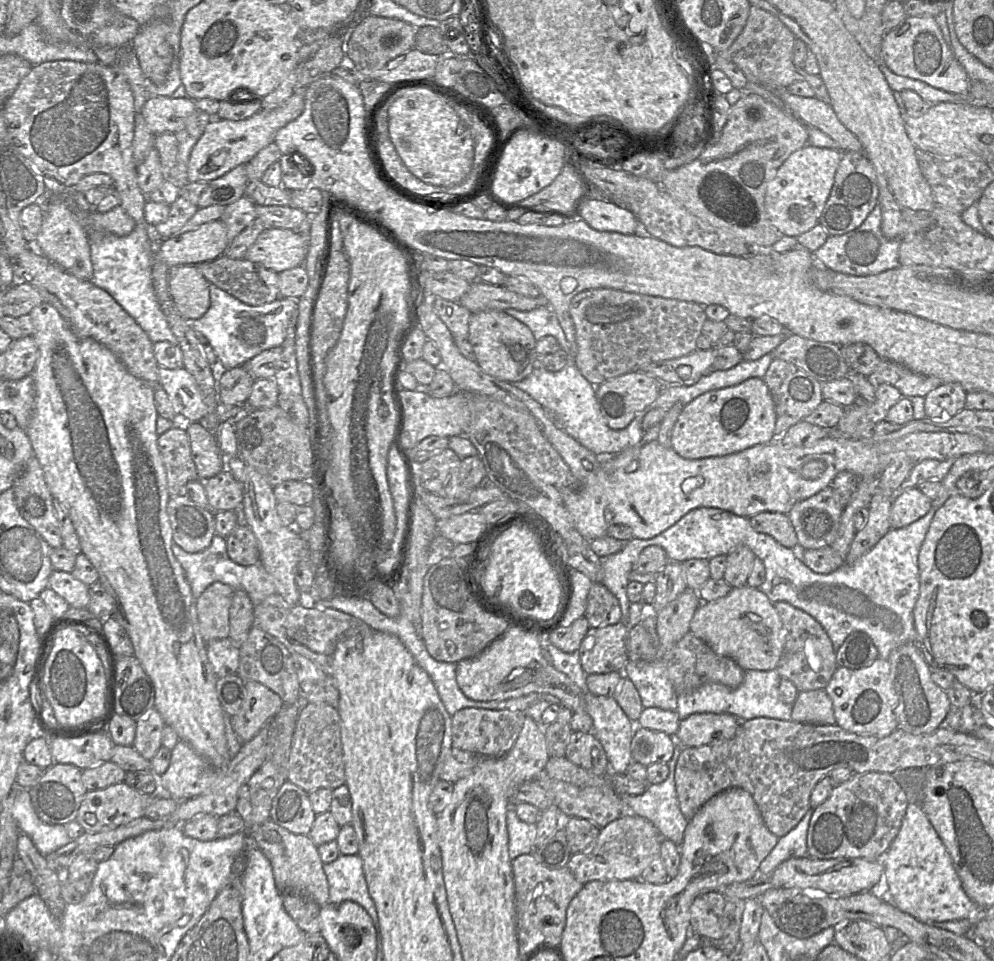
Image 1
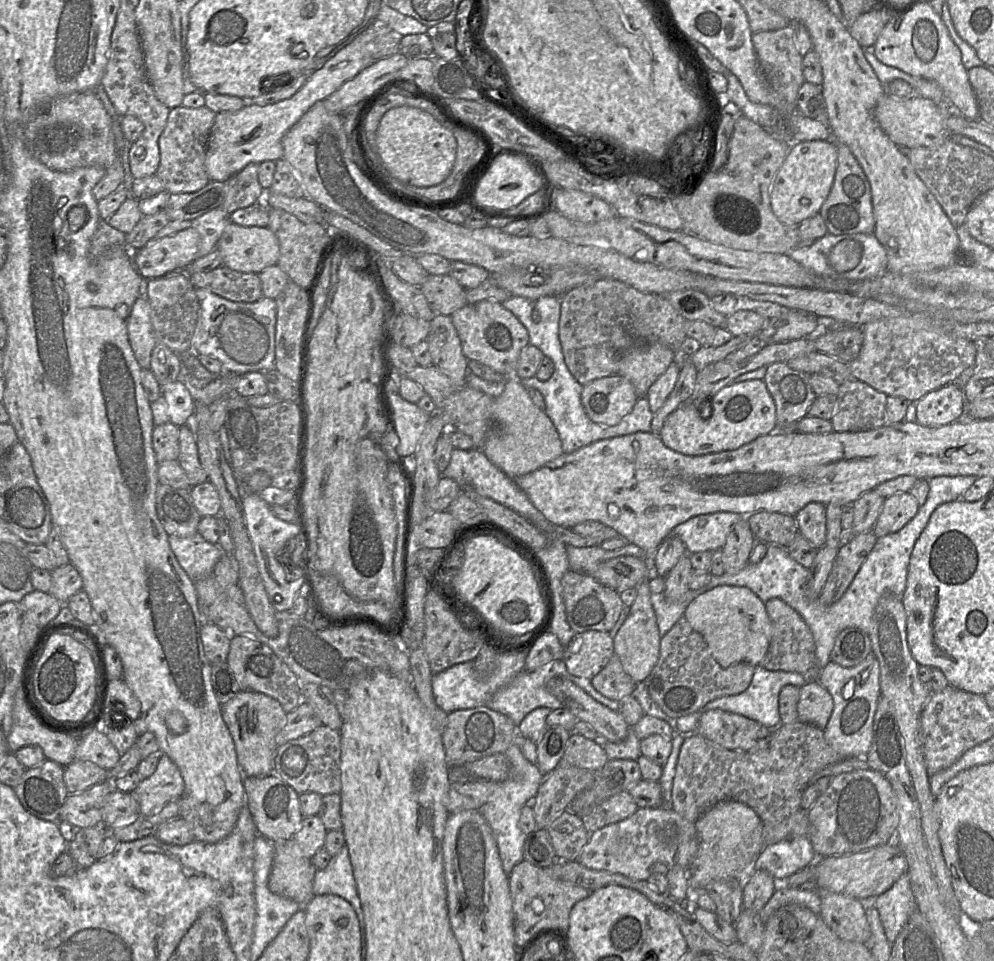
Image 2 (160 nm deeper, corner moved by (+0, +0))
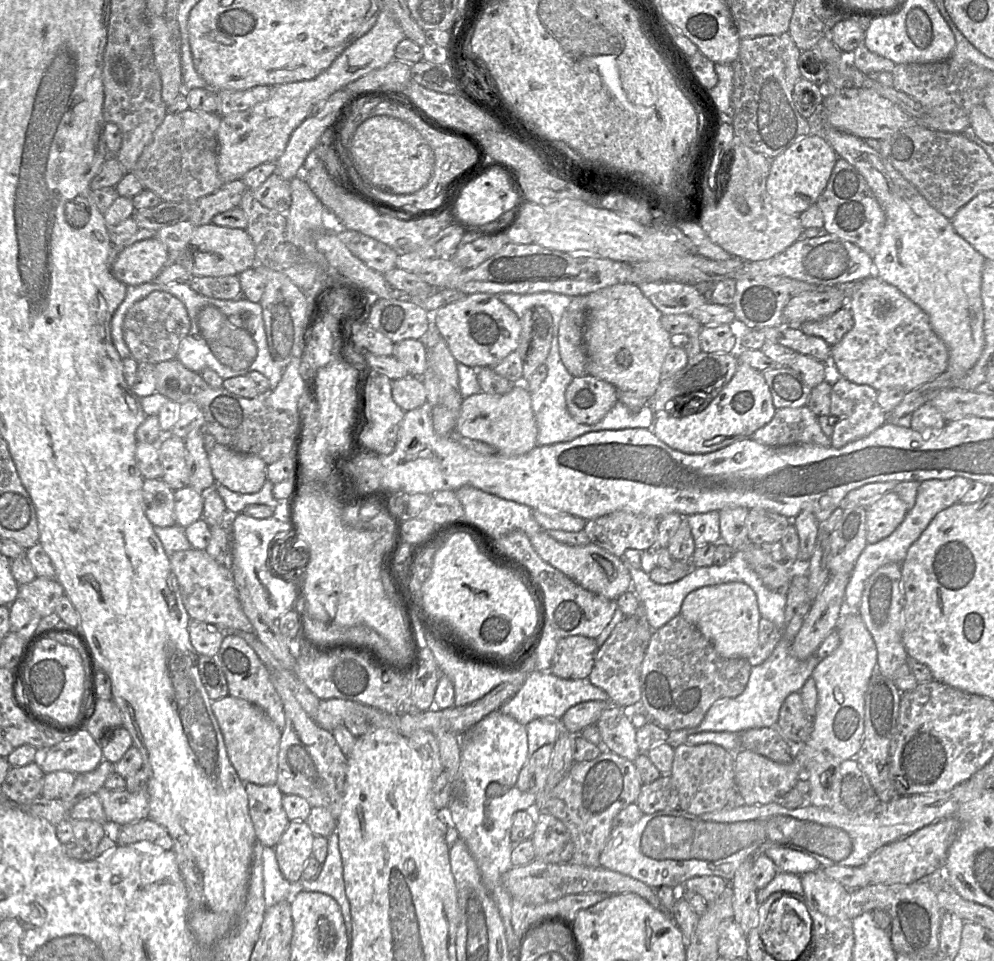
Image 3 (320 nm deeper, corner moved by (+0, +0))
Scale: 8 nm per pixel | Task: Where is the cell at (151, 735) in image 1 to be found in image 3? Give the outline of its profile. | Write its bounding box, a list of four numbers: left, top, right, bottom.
[62,760,114,809]

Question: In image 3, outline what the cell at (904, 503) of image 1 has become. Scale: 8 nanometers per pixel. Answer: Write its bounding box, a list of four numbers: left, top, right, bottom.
[866,491,908,543]

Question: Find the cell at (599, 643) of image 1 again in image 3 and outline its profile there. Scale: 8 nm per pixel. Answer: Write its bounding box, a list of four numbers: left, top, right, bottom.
[549,635,598,679]

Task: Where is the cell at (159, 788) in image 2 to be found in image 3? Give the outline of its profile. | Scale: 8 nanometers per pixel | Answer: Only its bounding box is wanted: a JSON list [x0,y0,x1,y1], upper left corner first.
[96,786,149,826]

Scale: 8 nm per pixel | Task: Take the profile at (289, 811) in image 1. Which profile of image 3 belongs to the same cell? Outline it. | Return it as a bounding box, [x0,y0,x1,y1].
[245,782,290,847]

